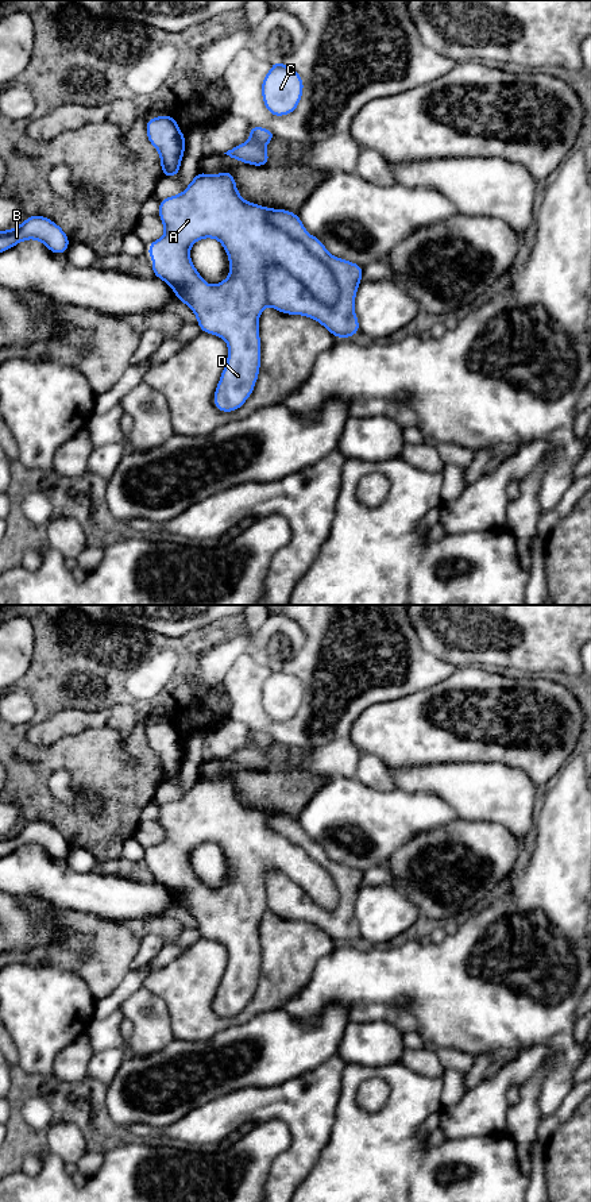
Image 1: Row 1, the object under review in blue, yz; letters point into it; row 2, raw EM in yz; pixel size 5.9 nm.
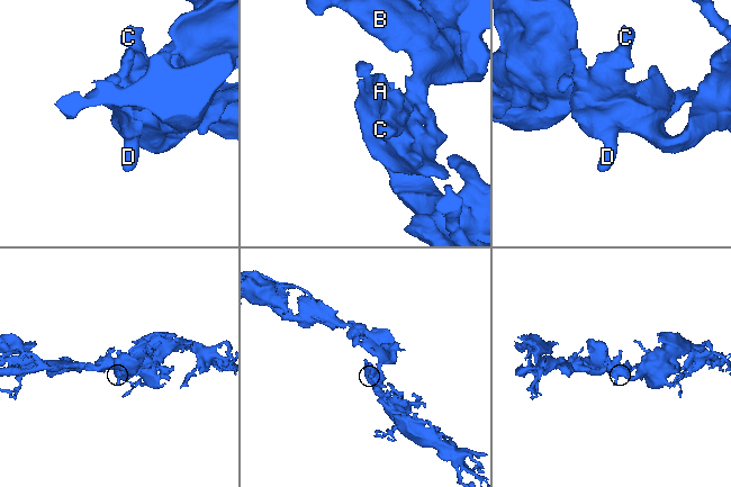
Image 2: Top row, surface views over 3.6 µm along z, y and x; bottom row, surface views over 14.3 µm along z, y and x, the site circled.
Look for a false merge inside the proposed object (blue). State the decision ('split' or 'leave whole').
leave whole

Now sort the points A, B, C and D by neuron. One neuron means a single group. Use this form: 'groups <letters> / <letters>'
groups A B C D

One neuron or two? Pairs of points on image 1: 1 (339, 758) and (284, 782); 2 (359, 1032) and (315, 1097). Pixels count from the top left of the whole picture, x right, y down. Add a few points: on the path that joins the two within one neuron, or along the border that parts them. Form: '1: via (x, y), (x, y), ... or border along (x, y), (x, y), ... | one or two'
1: border along (277, 771), (309, 770), (329, 778) | two
2: border along (338, 1054), (346, 1063) | two

